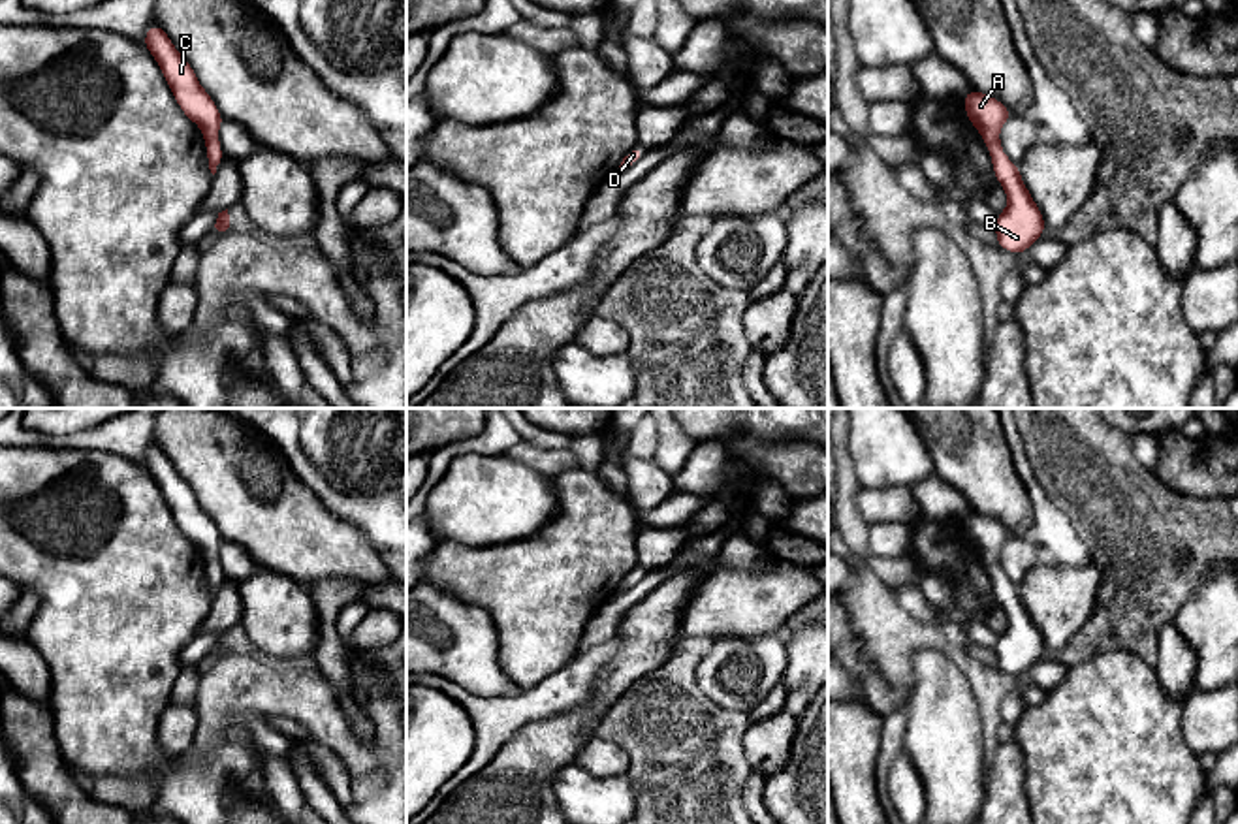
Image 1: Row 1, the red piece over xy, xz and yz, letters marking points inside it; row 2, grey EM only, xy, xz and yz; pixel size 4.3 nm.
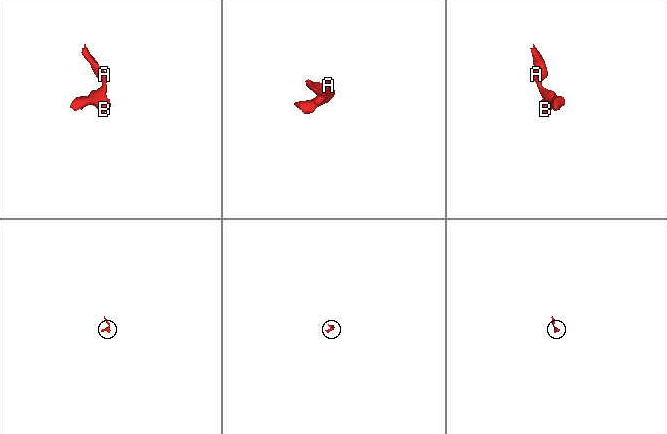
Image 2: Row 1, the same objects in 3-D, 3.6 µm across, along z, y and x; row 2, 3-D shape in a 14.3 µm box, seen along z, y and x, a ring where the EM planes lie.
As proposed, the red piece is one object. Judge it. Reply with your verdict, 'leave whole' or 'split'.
leave whole

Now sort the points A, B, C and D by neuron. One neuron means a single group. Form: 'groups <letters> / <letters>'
groups A B C D

